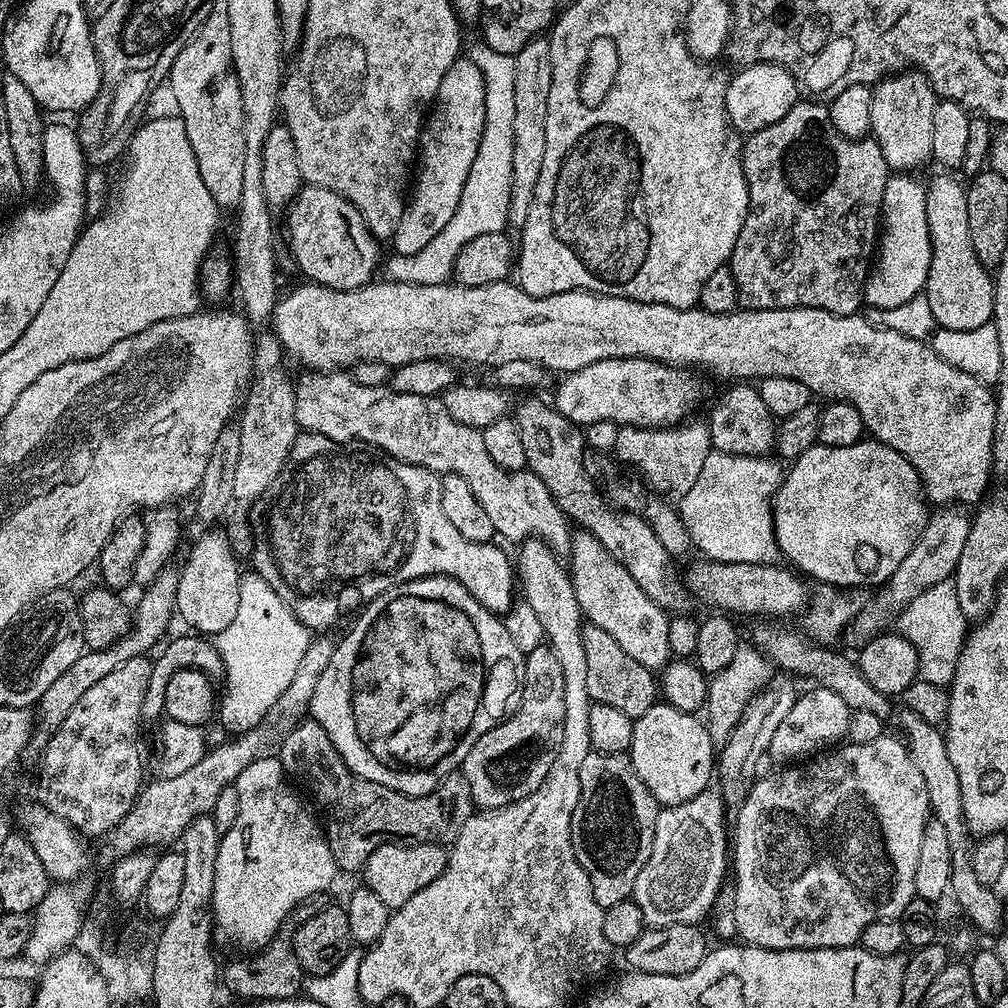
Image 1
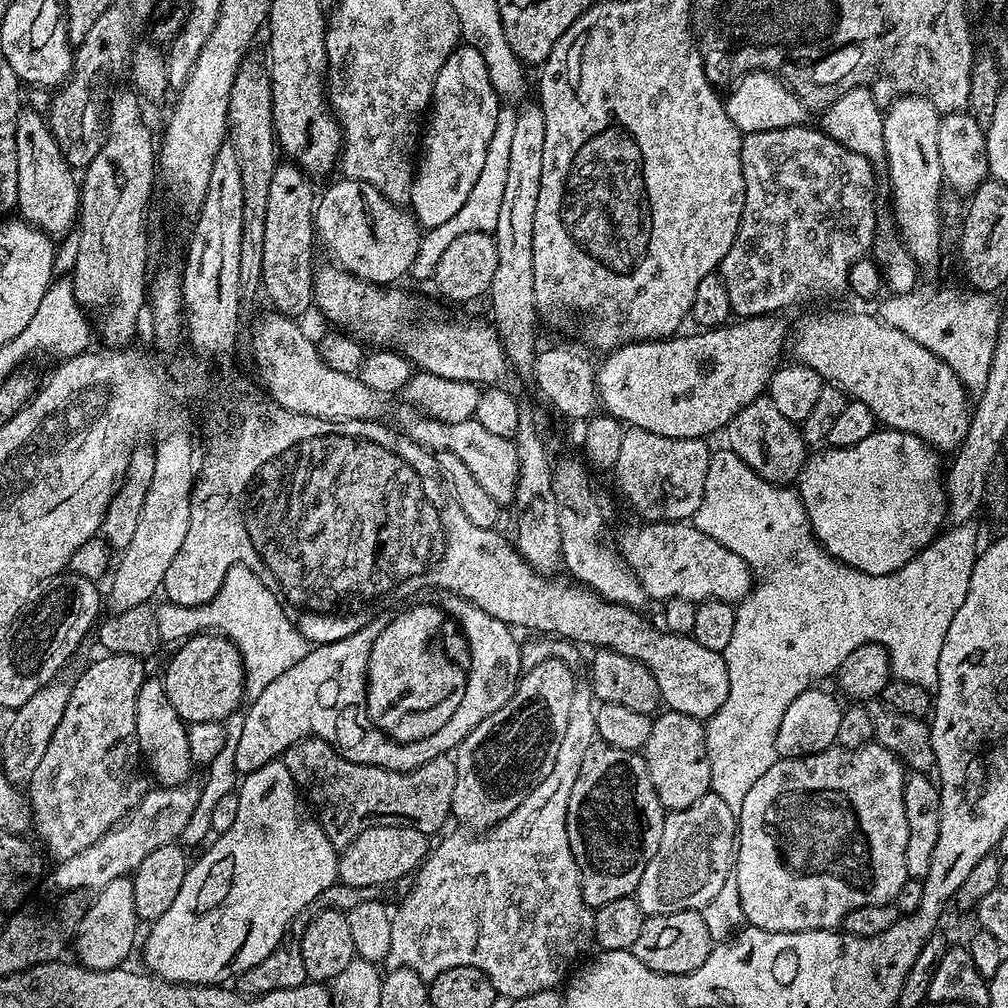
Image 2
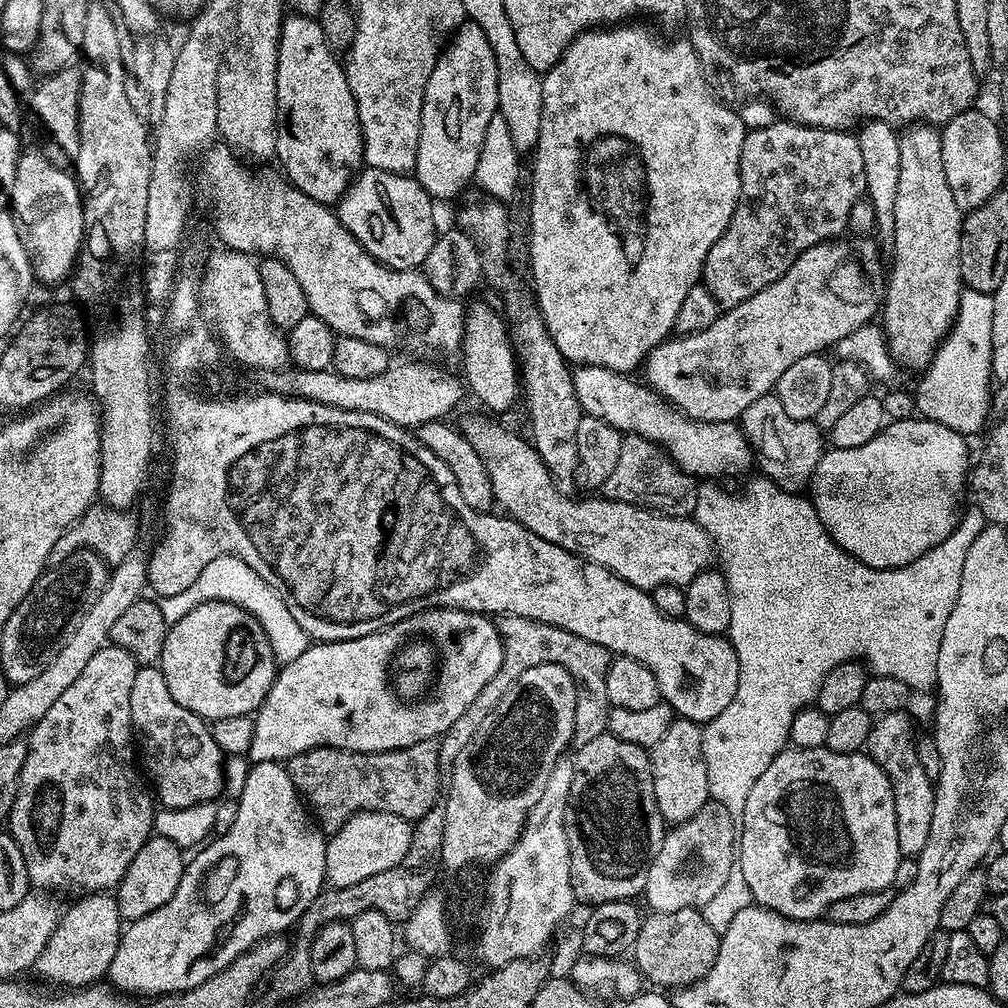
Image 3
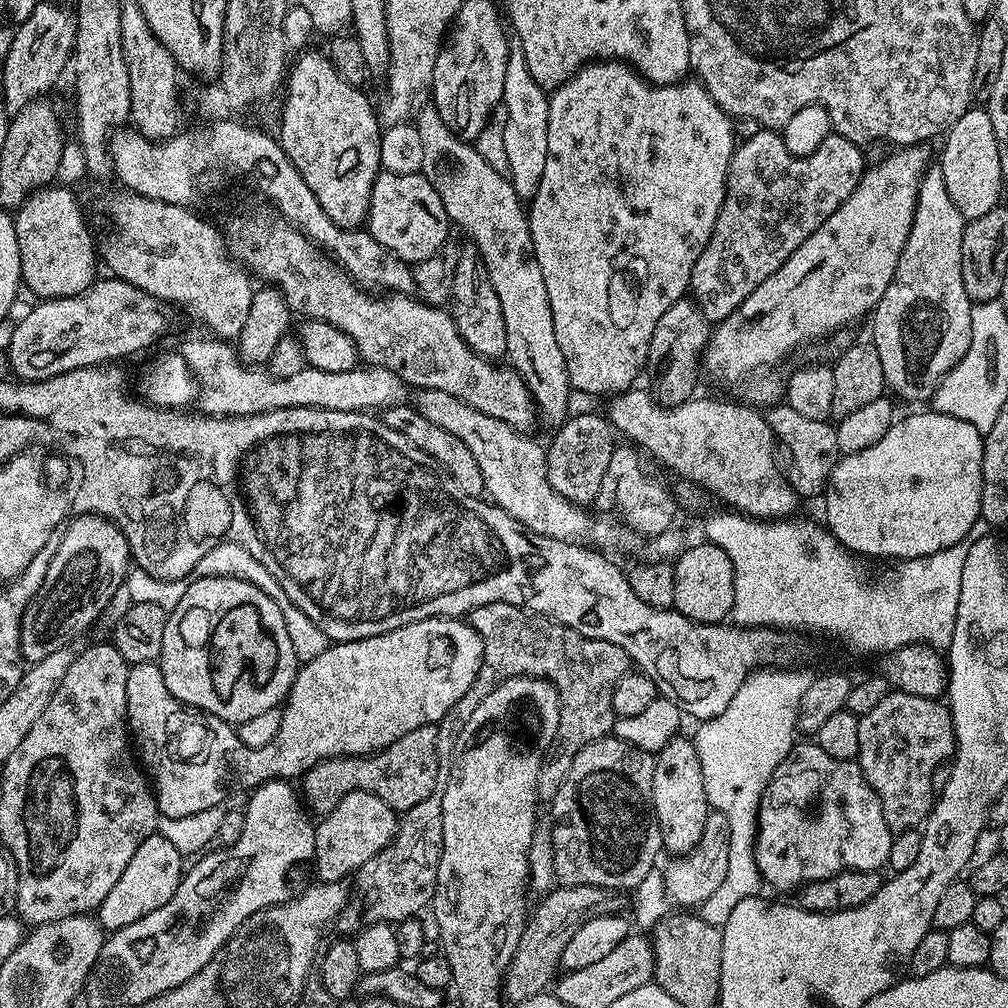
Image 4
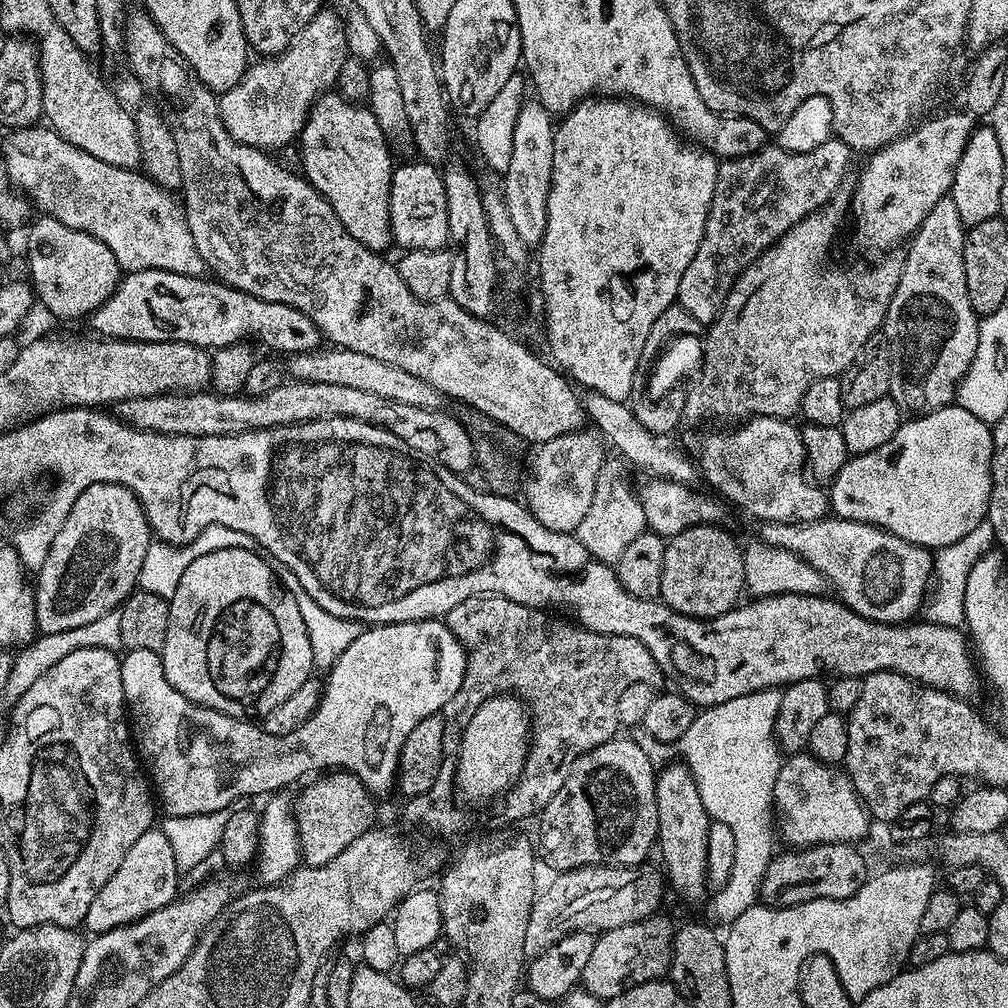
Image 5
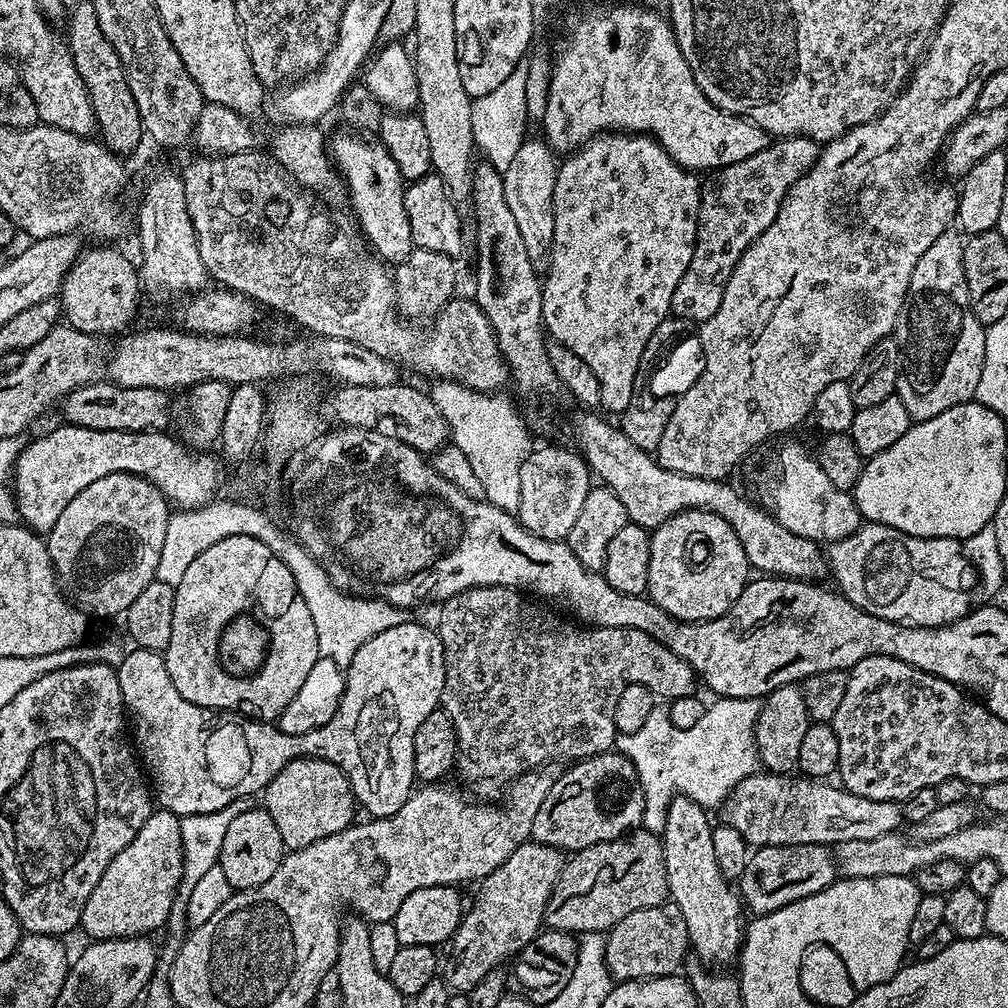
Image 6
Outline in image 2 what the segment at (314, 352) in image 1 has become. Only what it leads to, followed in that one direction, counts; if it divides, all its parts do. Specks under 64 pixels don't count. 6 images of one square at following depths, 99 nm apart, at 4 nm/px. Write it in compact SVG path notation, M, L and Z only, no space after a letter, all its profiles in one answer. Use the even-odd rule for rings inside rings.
M828 312L825 316L806 317L796 328L795 359L814 369L824 381L834 382L851 399L870 406L884 428L914 434L944 454L959 448L966 438L970 421L970 393L958 374L954 374L954 370L950 370L950 366L946 366L946 362L939 360L933 352L926 350L926 346L914 342L910 334L902 334L902 330L885 324L879 315Z

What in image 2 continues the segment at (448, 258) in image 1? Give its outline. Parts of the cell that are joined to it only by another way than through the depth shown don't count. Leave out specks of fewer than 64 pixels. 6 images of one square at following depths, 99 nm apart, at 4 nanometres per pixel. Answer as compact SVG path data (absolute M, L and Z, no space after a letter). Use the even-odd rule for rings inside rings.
M512 106L501 107L498 122L494 126L494 138L490 138L490 147L486 149L486 159L482 165L482 174L478 174L478 182L470 189L466 203L460 207L454 218L442 222L442 226L429 228L420 237L418 254L412 263L411 279L431 281L436 274L436 267L442 253L461 234L474 234L475 232L495 233L498 226L498 209L502 206L502 193L506 190L506 173L510 166L510 146L514 135L514 122L516 121L516 108Z

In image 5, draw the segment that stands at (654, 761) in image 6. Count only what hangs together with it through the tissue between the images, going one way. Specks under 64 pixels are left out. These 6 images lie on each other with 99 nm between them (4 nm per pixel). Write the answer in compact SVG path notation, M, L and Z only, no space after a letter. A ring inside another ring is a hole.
M767 688L761 692L751 692L742 698L734 698L730 702L716 704L712 708L705 708L694 718L690 730L682 734L678 742L680 748L679 759L690 770L694 782L698 786L698 794L702 794L702 806L706 806L709 817L718 822L726 822L734 834L734 870L730 870L730 882L726 886L715 889L707 901L708 912L717 920L717 925L731 926L746 910L750 910L760 900L760 886L762 878L772 857L772 836L774 840L774 782L780 773L782 753L774 735L778 706L780 705L781 689ZM720 759L724 761L720 764ZM720 768L728 772L728 776L720 776ZM720 923L720 924L719 924Z

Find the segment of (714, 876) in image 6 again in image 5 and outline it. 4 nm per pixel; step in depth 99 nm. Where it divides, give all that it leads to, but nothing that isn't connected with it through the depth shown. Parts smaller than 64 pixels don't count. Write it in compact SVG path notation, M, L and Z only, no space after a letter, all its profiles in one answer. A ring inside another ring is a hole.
M668 762L659 769L656 777L656 801L658 802L658 856L664 859L663 871L667 883L684 900L705 899L704 888L708 884L708 826L710 817L706 806L702 806L702 794L698 794L698 786L683 762Z

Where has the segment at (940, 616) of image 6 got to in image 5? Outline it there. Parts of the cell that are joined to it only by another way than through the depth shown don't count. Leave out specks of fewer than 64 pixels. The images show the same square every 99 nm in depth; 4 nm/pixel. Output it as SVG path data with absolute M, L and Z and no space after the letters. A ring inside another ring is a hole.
M825 518L809 524L779 524L761 520L755 525L755 539L772 548L781 548L795 556L801 556L807 564L814 566L825 581L833 588L841 604L857 612L862 618L879 624L902 624L913 619L912 616L925 607L930 592L930 581L934 576L934 556L929 549L917 544L907 544L902 538L881 528L867 524L855 524L852 520Z

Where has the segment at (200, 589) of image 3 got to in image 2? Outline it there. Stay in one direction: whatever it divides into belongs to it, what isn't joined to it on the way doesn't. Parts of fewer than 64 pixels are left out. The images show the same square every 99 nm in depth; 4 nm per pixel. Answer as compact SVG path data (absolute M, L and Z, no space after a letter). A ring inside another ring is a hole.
M244 564L230 568L216 597L209 604L199 604L194 612L212 616L211 627L236 645L244 660L244 686L252 698L262 694L276 678L286 674L286 670L302 662L310 650L309 641L290 622L276 595Z

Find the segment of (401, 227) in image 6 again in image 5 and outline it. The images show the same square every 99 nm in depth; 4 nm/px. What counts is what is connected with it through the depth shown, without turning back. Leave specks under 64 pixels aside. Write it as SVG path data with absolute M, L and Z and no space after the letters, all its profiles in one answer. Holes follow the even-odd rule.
M324 94L313 104L304 129L299 134L299 144L304 179L312 183L314 190L318 190L326 202L330 202L334 214L338 214L338 222L346 226L350 238L358 238L358 242L362 242L362 246L371 252L387 253L387 248L394 244L390 224L390 186L394 161L388 153L390 141L382 134L371 108L345 100L339 94Z

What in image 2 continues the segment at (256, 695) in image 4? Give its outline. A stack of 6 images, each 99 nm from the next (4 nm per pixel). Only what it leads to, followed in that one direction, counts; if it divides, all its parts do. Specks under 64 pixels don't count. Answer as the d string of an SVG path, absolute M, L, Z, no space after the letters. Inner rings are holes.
M208 632L190 637L173 654L168 669L162 673L170 706L178 710L181 720L194 724L211 720L223 722L228 715L241 707L240 699L245 699L246 696L244 660L240 656L240 651L223 635Z

